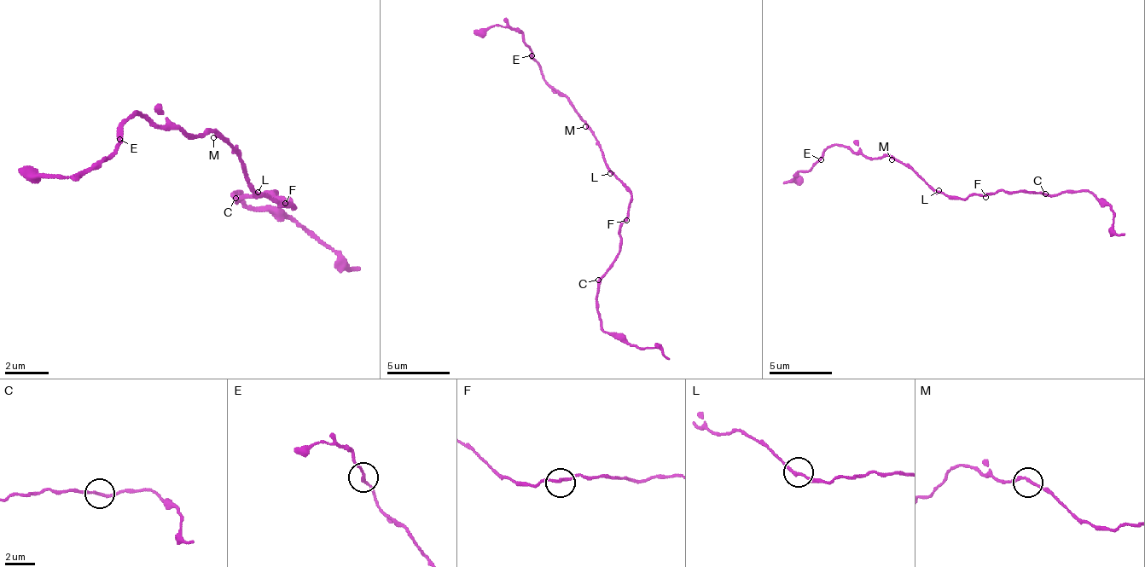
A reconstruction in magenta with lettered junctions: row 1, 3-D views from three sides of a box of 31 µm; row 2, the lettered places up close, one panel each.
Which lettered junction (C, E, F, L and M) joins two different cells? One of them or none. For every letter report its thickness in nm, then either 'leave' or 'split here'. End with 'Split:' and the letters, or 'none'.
C: calibre 170 nm; leave
E: calibre 170 nm; split here
F: calibre 170 nm; leave
L: calibre 160 nm; leave
M: calibre 170 nm; leave
Split: E

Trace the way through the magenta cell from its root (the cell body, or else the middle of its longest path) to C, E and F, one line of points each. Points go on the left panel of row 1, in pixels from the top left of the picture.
C: (268, 198), (290, 203), (290, 209), (285, 198), (274, 192), (247, 192), (235, 198)
E: (268, 198), (247, 182), (247, 164), (213, 132), (186, 137), (176, 127), (154, 127), (137, 110), (121, 137)
F: (268, 198), (274, 198), (279, 203), (290, 203), (290, 209), (290, 198), (285, 203)

